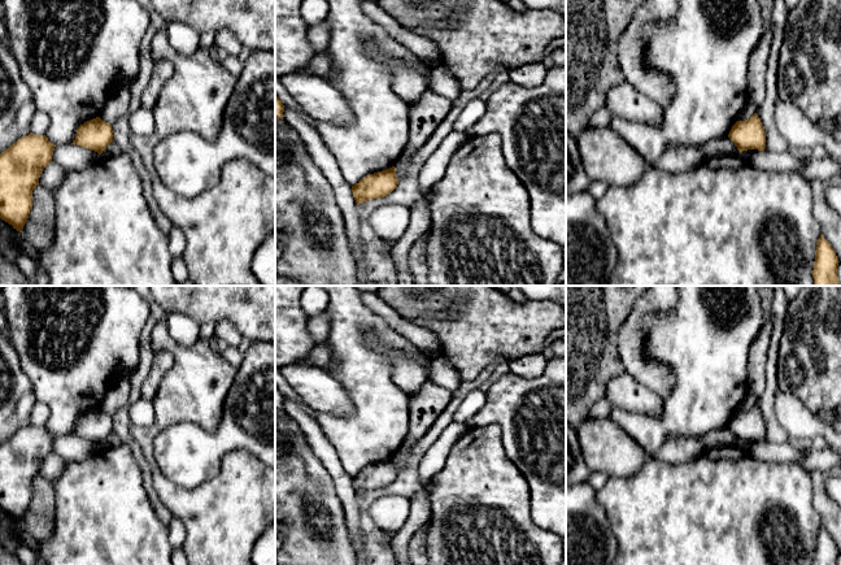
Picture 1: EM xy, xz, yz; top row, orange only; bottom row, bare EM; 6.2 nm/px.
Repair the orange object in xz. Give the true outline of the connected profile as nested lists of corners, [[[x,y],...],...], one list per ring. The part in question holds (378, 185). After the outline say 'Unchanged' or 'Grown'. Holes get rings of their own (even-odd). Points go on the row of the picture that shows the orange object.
[[[392,166],[387,170],[366,175],[358,183],[352,186],[352,192],[357,205],[360,205],[367,200],[387,196],[397,187],[397,184],[396,168]]]. Unchanged

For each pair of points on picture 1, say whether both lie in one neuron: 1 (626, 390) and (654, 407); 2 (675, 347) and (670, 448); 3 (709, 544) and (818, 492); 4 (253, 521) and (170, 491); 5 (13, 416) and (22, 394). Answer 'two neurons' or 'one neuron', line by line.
1: one neuron
2: two neurons
3: two neurons
4: one neuron
5: one neuron

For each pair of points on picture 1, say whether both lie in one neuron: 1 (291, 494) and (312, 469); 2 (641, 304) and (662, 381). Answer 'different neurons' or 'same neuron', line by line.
1: same neuron
2: same neuron

